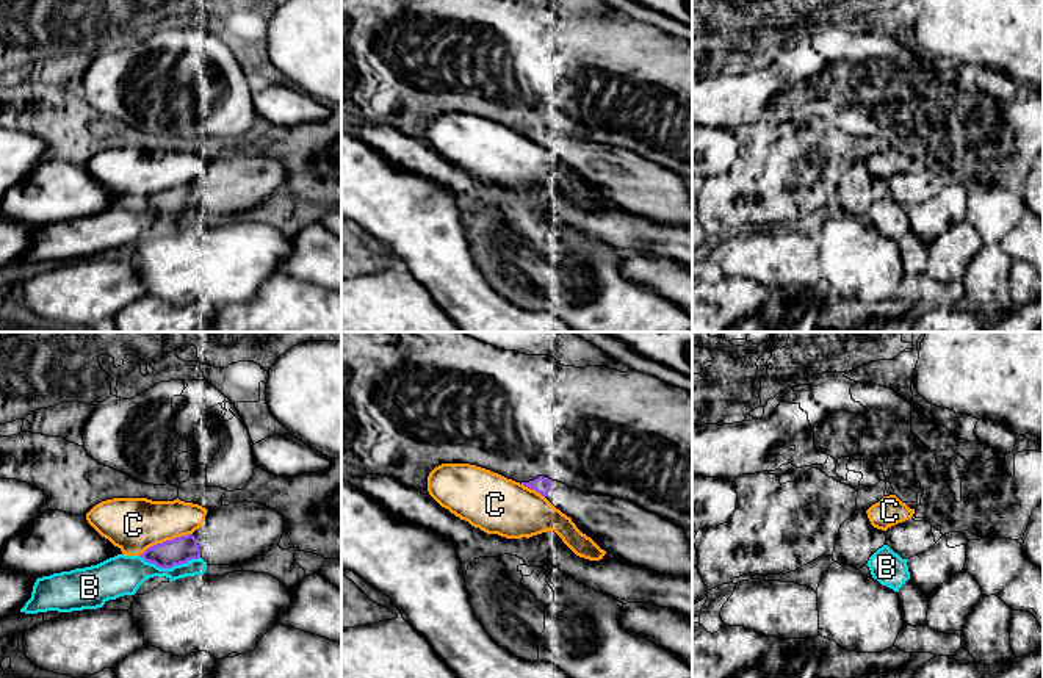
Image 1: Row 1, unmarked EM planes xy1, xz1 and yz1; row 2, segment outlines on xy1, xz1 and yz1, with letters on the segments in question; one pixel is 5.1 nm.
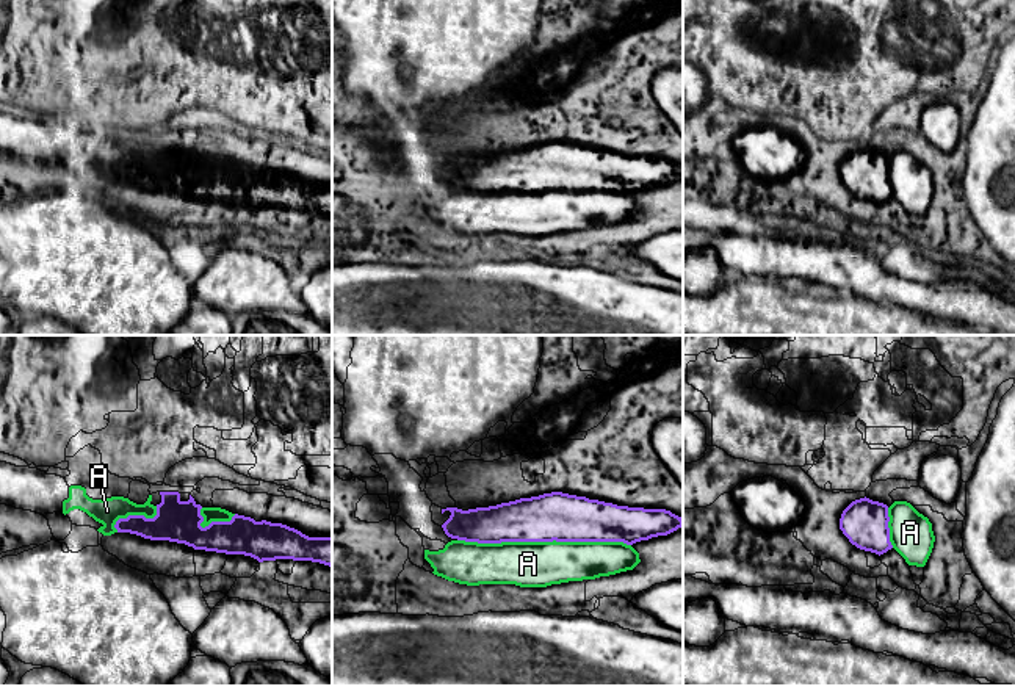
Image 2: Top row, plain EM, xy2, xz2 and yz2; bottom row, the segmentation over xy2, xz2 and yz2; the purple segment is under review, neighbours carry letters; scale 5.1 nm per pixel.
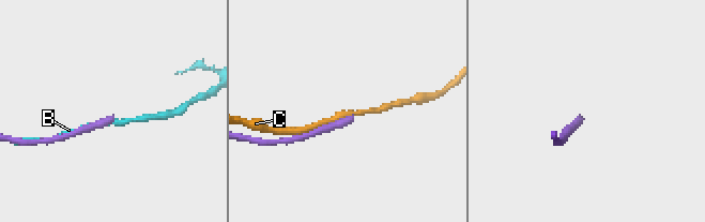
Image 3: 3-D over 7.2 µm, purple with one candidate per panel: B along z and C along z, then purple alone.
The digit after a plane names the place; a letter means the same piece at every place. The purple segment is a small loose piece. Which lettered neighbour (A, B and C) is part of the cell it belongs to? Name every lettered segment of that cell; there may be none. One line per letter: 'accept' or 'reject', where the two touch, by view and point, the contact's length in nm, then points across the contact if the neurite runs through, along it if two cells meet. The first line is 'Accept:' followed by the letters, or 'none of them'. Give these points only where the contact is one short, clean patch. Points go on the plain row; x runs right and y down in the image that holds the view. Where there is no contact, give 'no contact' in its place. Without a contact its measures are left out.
Accept: none of them
A: reject | xz2 (544, 190) | 900 nm
B: reject | xy1 (169, 216) | 320 nm
C: reject | xy1 (166, 190) | 300 nm

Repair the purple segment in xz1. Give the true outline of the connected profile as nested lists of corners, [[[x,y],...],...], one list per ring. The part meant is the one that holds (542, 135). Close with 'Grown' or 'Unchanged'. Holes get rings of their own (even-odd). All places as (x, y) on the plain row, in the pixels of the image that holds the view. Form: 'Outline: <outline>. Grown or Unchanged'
Outline: [[[543,125],[522,133],[570,166],[606,202],[653,221],[692,229],[692,191],[672,171],[631,150],[581,141]]]. Grown

